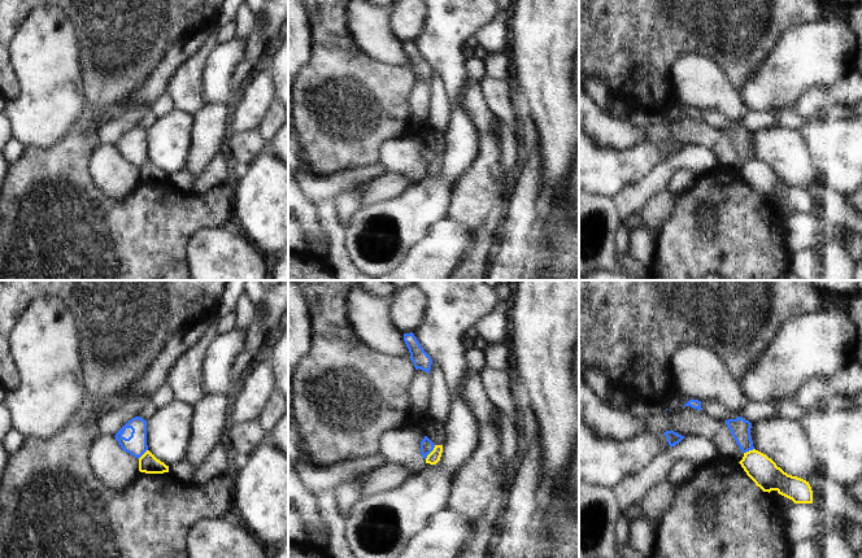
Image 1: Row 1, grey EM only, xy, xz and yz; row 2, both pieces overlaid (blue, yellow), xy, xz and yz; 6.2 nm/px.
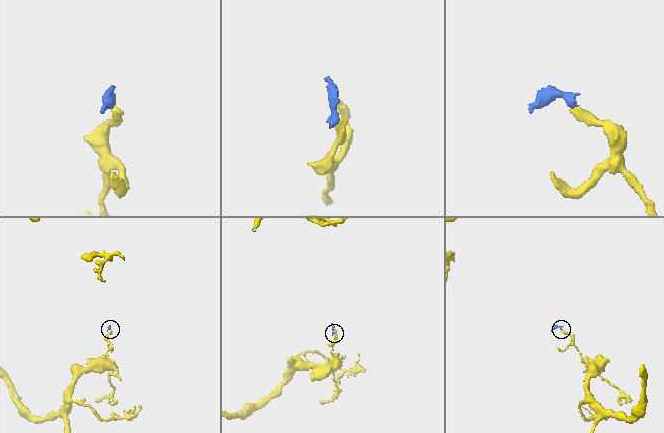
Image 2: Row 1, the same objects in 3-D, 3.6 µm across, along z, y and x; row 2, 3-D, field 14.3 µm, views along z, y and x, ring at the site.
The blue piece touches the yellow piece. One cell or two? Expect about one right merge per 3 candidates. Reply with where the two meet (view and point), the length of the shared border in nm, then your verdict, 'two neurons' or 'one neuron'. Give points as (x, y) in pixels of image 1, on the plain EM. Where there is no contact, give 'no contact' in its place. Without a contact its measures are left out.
xz (431, 160) | 110 nm | two neurons

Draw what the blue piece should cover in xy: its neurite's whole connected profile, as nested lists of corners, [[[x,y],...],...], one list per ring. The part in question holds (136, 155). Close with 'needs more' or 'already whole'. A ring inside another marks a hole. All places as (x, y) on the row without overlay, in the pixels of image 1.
[[[140,126],[132,127],[114,147],[125,161],[139,169],[148,160],[147,130]]]; needs more

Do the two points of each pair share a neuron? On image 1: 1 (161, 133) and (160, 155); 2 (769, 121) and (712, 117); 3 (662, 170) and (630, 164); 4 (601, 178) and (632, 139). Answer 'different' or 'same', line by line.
1: same
2: same
3: different
4: different

